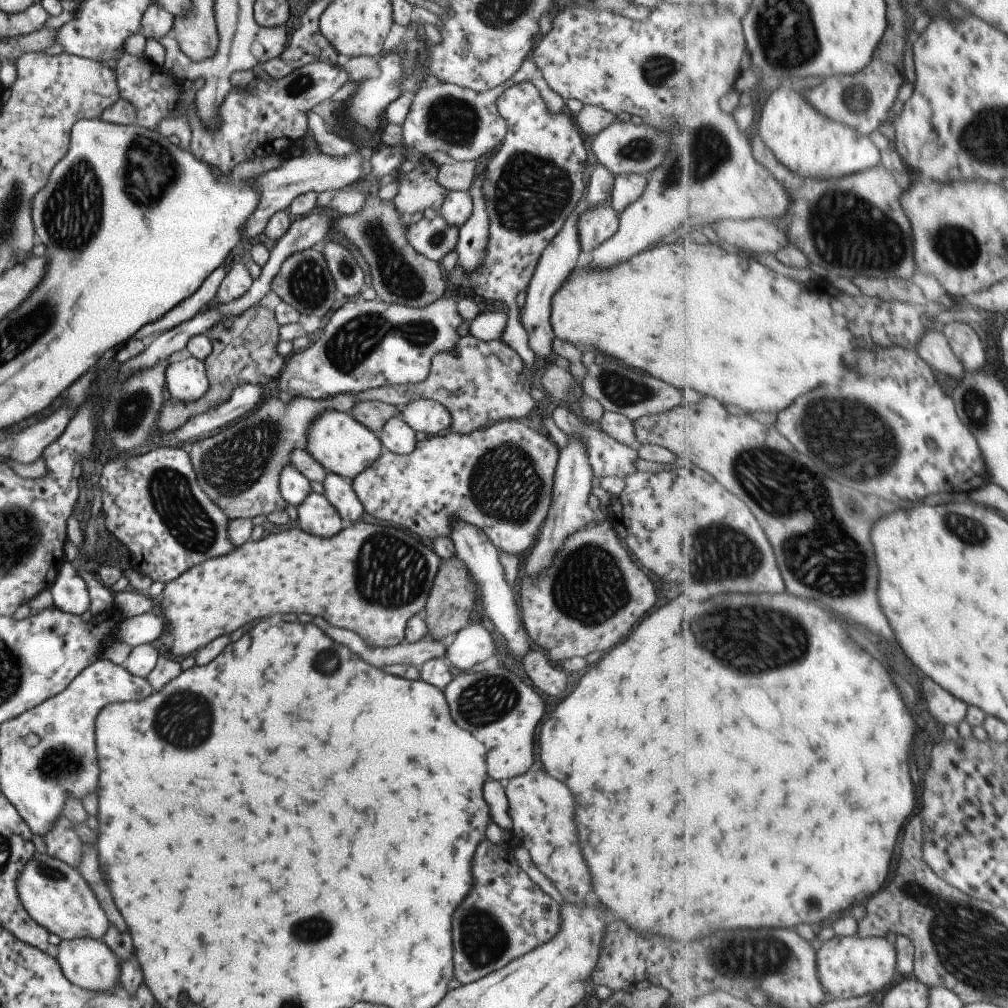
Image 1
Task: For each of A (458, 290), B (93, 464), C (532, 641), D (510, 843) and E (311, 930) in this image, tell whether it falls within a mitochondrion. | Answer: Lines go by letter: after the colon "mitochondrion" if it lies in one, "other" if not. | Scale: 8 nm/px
A: other
B: other
C: other
D: other
E: mitochondrion

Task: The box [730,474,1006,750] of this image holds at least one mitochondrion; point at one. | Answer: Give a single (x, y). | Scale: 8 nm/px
(962, 527)

